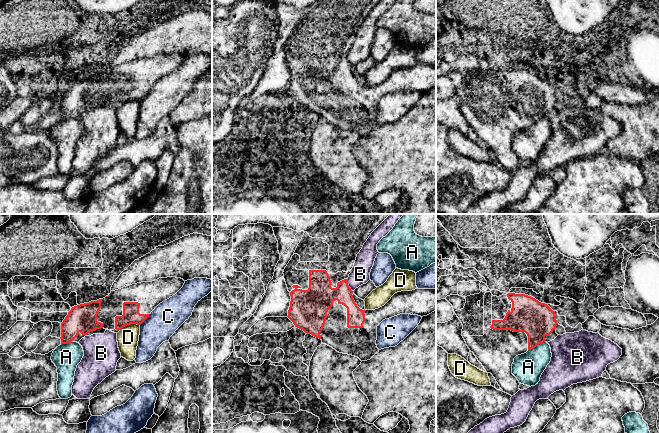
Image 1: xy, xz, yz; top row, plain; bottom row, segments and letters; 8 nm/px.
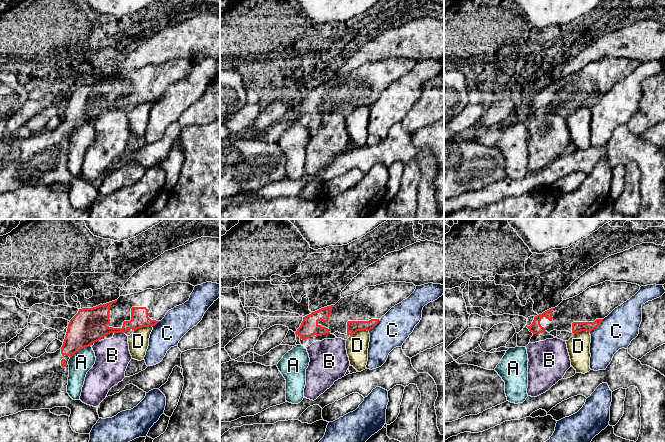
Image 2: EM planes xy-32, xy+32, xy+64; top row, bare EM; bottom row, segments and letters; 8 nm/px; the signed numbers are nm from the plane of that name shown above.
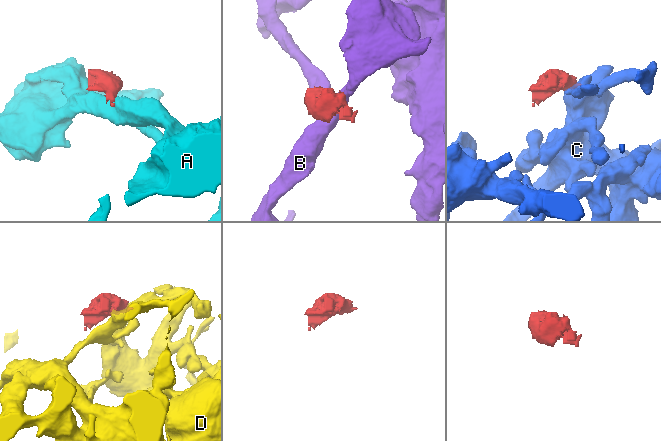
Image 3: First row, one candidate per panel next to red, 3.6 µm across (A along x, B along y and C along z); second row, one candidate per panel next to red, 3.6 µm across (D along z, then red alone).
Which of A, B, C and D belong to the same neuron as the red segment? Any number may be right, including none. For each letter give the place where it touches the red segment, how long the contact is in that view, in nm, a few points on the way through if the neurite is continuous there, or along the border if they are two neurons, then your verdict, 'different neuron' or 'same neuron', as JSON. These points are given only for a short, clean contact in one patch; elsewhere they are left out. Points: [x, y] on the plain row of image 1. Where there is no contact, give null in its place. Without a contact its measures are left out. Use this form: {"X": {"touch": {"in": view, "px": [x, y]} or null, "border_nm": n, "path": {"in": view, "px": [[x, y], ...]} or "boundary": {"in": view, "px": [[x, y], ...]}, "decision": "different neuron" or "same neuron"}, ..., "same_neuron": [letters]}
{"A": {"touch": {"in": "yz", "px": [536, 121]}, "border_nm": 150, "boundary": {"in": "yz", "px": [[544, 117], [528, 126]]}, "decision": "different neuron"}, "B": {"touch": {"in": "xz", "px": [348, 61]}, "border_nm": 110, "decision": "different neuron"}, "C": {"touch": {"in": "xy", "px": [144, 96]}, "border_nm": 120, "boundary": {"in": "xy", "px": [[149, 90], [139, 100]]}, "decision": "different neuron"}, "D": {"touch": {"in": "xy", "px": [129, 100]}, "border_nm": 170, "boundary": {"in": "xy", "px": [[139, 100], [127, 100], [120, 106]]}, "decision": "different neuron"}, "same_neuron": []}

